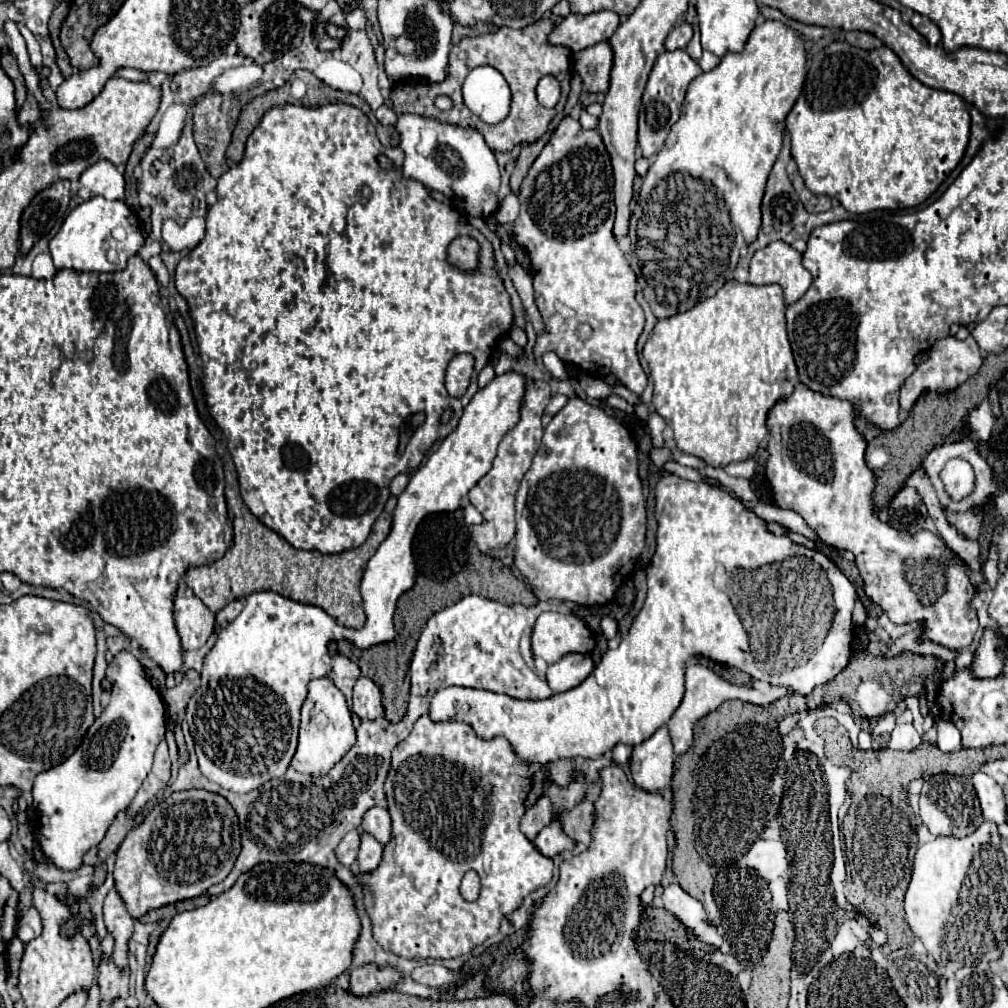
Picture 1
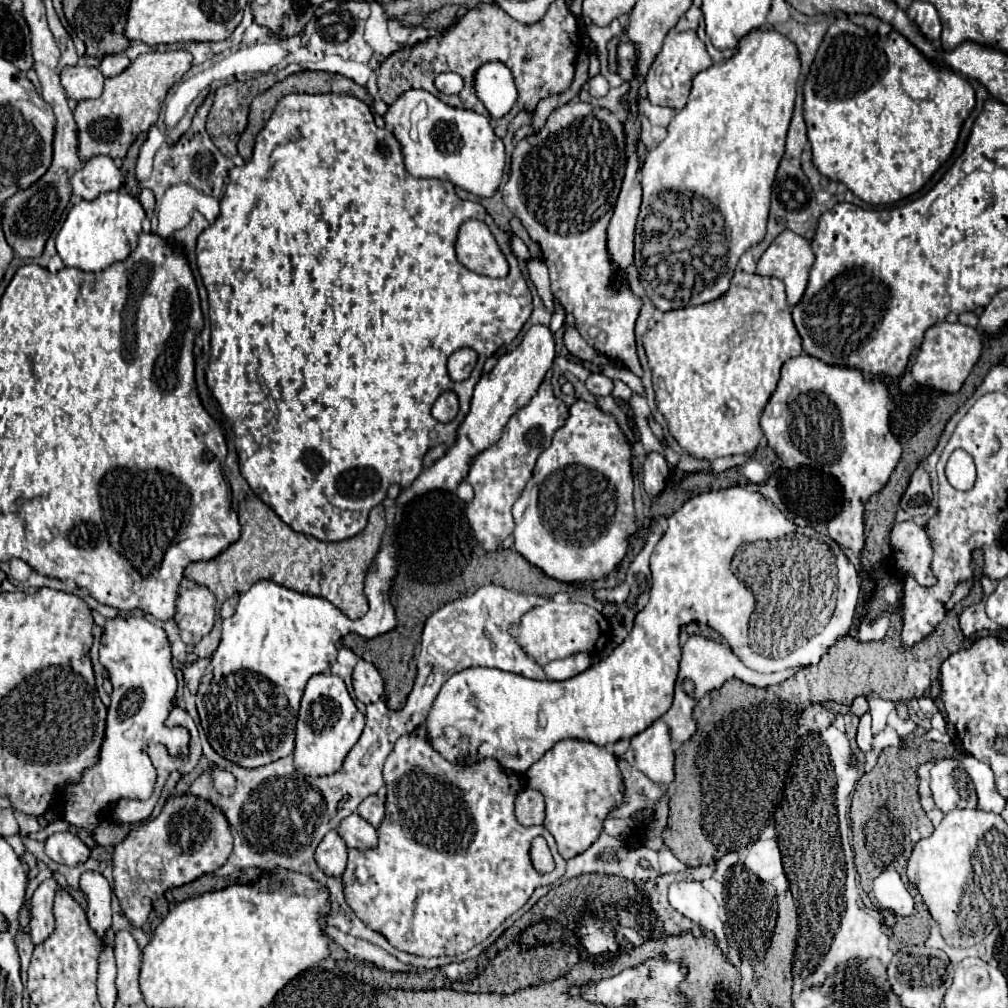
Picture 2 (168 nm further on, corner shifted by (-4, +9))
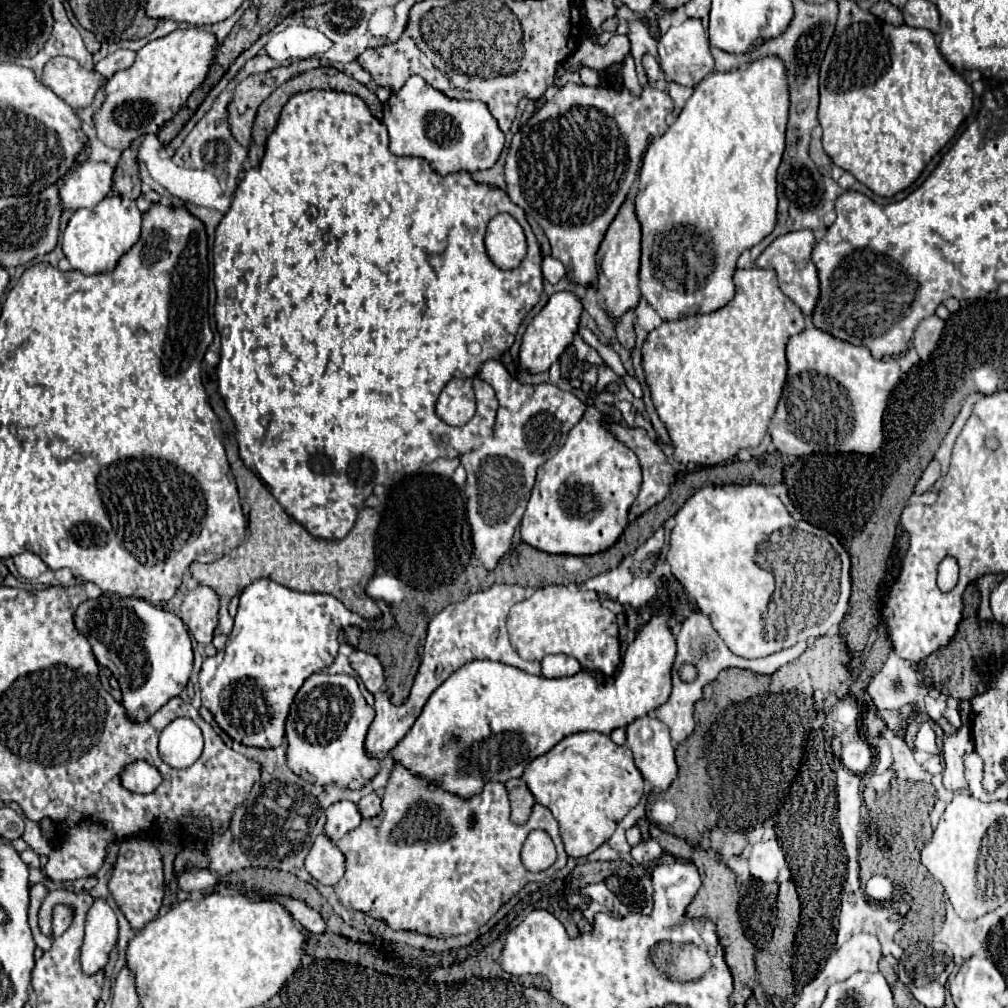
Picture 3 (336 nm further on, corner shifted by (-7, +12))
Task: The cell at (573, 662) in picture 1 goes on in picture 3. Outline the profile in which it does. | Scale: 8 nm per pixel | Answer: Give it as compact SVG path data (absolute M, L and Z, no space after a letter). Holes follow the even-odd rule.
M554 654L546 656L542 660L542 676L546 678L562 678L562 676L574 676L582 670L580 662L566 654Z

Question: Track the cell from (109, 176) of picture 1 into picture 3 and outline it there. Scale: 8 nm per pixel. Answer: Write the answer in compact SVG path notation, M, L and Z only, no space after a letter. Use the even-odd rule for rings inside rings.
M82 162L60 188L60 200L64 210L92 208L108 196L114 184L114 166L108 162Z

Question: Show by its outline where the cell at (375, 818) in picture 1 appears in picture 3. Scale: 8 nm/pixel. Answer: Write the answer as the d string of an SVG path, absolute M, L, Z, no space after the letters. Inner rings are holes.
M372 792L372 794L368 794L368 796L364 796L360 802L358 802L358 810L360 810L360 814L362 814L362 818L374 818L374 816L378 816L380 814L380 798Z

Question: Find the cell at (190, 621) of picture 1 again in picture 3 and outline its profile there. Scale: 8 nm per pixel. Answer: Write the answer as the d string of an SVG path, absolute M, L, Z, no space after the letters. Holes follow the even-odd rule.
M196 586L180 606L180 618L200 644L210 644L218 624L218 594L208 586Z

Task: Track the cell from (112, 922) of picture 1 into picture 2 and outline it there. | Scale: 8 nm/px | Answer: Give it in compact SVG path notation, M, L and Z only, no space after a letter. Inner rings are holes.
M119 931L115 937L115 961L117 961L117 999L125 1005L139 1003L139 967L141 951L131 935L131 931Z

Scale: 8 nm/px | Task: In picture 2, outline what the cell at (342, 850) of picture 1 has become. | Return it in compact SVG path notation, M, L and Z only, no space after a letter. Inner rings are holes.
M329 831L315 849L315 861L325 875L341 877L347 865L347 851L349 849L337 831Z

